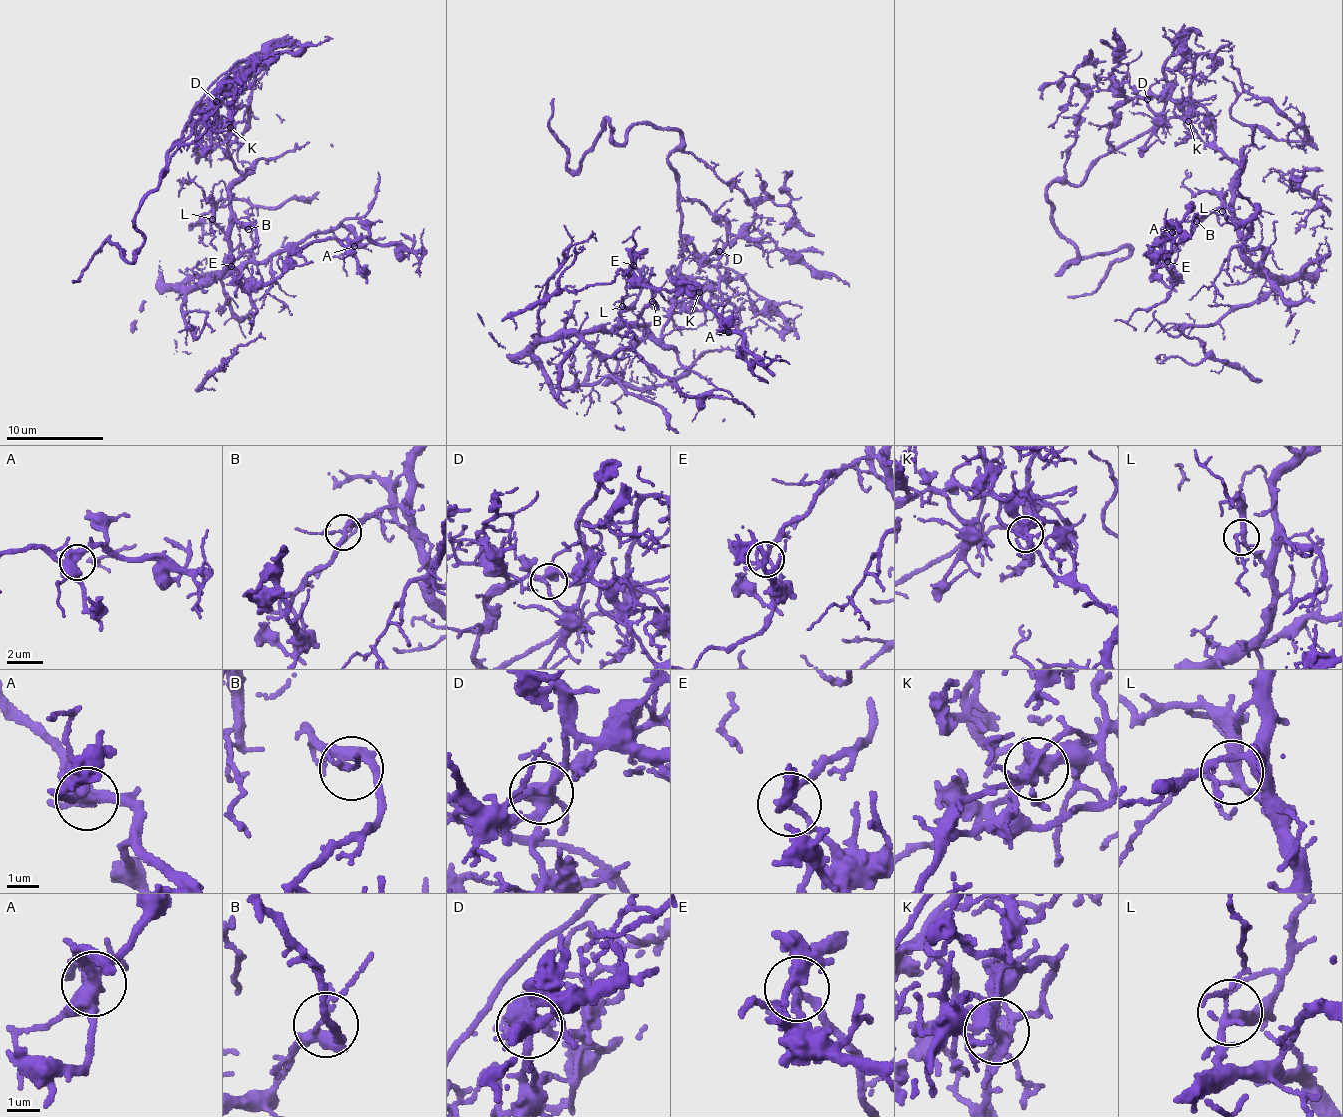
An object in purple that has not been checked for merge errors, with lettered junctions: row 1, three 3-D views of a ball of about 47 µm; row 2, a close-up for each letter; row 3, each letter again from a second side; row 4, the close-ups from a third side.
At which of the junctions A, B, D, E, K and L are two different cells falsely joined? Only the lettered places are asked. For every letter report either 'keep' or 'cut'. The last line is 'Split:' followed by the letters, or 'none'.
A: keep
B: keep
D: keep
E: cut
K: cut
L: keep
Split: E, K

